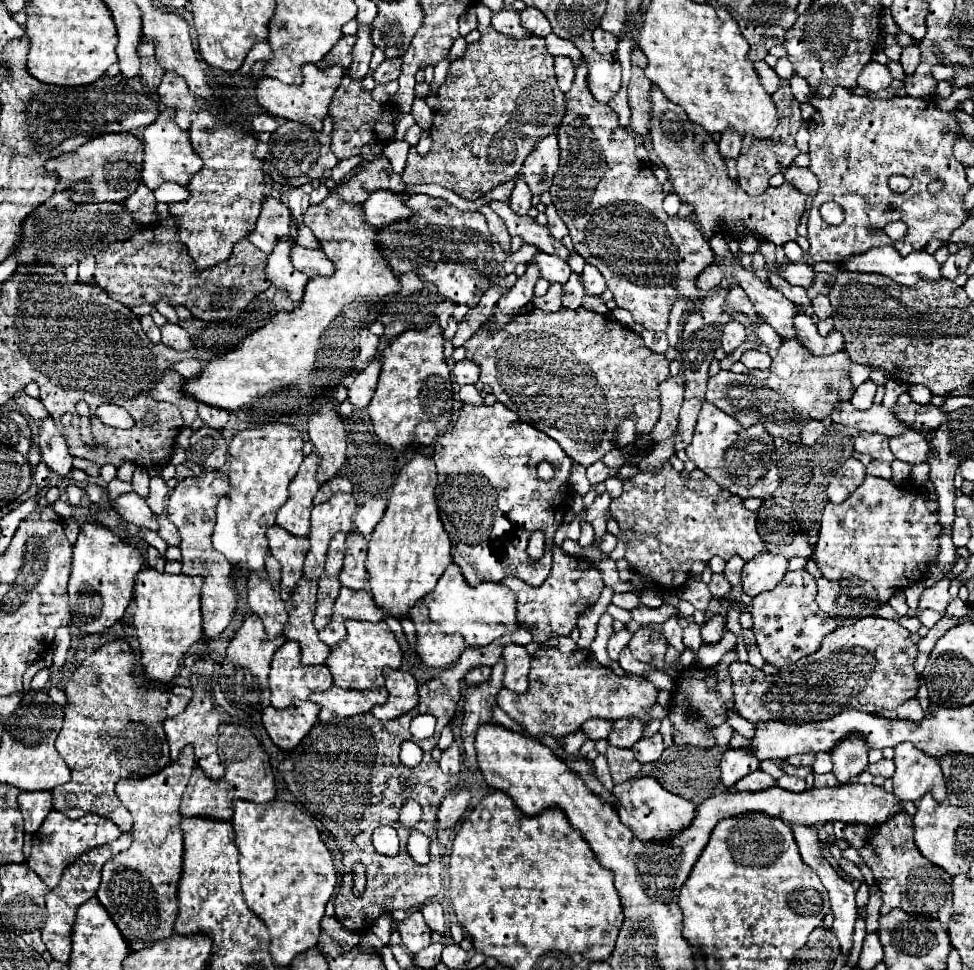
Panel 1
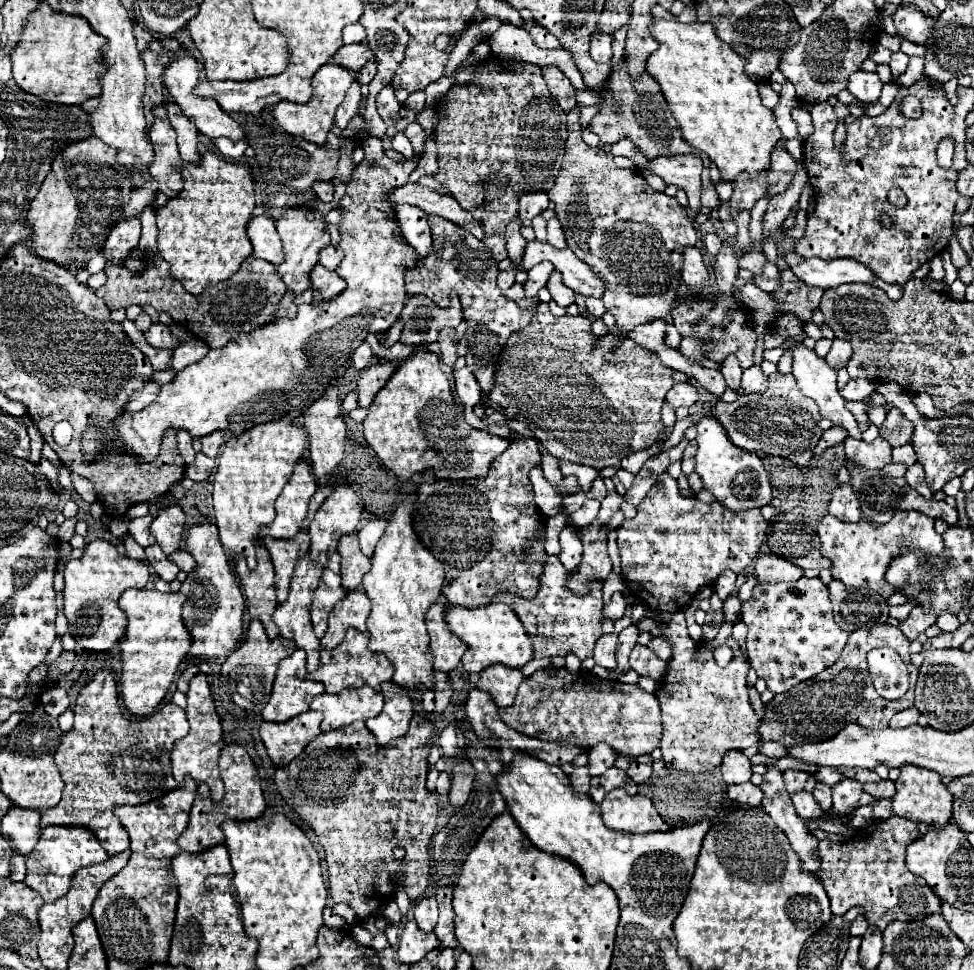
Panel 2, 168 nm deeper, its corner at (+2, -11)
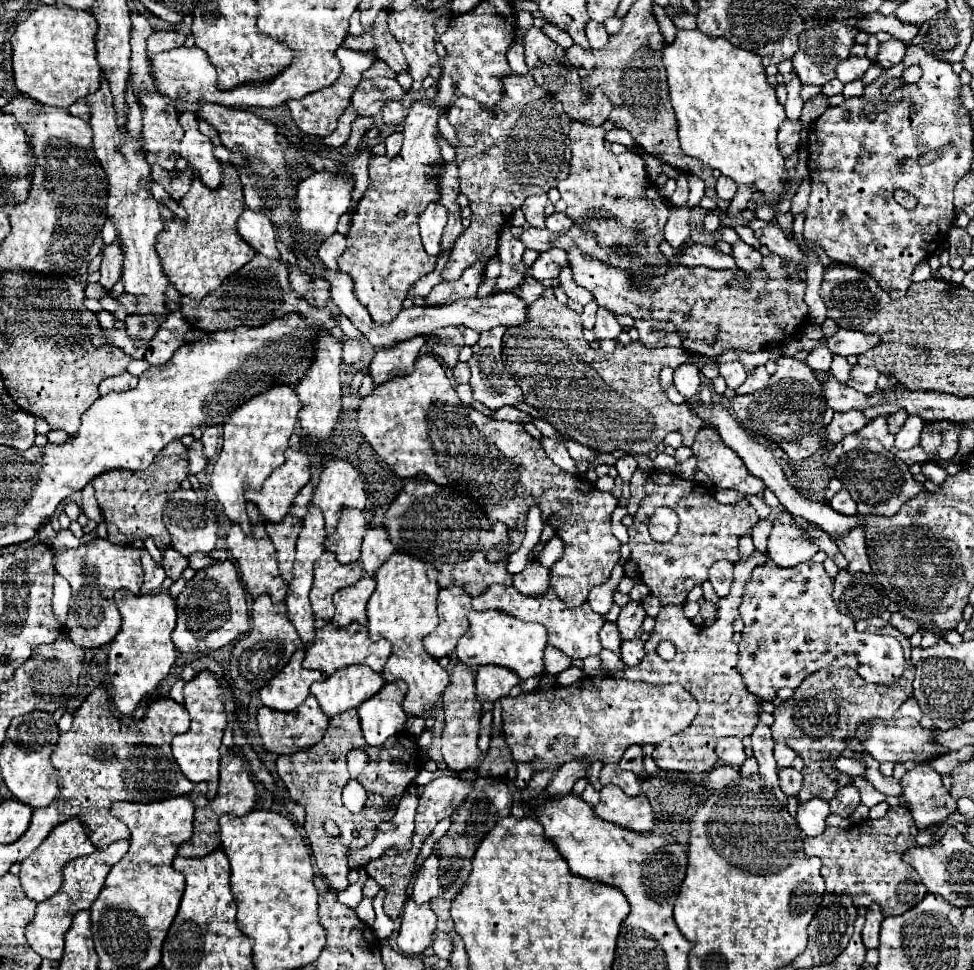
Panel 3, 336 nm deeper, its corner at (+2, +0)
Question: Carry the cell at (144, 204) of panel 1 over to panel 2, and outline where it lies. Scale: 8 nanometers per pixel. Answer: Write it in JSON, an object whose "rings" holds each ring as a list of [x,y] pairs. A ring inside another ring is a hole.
{"rings":[[[140,216],[120,220],[112,228],[112,232],[110,232],[110,236],[108,236],[106,244],[104,244],[106,258],[112,260],[112,262],[124,262],[126,256],[130,254],[130,250],[134,250],[134,246],[138,244],[140,230],[142,230]]]}

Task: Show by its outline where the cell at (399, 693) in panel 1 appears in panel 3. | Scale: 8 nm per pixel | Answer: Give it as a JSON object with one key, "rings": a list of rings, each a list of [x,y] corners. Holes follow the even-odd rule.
{"rings":[[[386,683],[376,695],[358,707],[360,727],[368,745],[382,745],[388,737],[402,731],[406,715],[402,711],[402,701],[406,695],[406,683]]]}

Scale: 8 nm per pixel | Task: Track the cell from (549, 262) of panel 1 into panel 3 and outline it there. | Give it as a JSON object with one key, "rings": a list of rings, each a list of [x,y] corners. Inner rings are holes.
{"rings":[[[564,267],[558,279],[560,279],[560,285],[562,285],[564,293],[566,293],[572,301],[576,301],[576,303],[580,303],[580,305],[586,305],[586,303],[590,303],[590,301],[592,301],[592,295],[590,295],[584,287],[580,287],[580,285],[576,285],[576,283],[574,283],[570,267]]]}

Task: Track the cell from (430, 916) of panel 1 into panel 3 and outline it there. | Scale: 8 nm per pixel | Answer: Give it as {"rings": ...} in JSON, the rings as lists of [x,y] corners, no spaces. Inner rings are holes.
{"rings":[[[432,851],[432,855],[422,863],[422,869],[416,877],[416,885],[412,893],[412,899],[416,903],[430,903],[430,899],[438,895],[438,889],[440,889],[438,865],[440,865],[438,851]]]}

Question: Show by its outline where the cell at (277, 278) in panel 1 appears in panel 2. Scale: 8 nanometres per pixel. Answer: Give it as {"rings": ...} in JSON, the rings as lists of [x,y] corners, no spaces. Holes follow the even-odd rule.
{"rings":[[[294,208],[294,210],[288,210],[286,214],[282,214],[276,222],[278,234],[280,234],[282,244],[284,244],[284,262],[278,266],[278,278],[296,296],[310,288],[308,270],[312,270],[312,266],[318,262],[318,252],[324,246],[330,244],[330,236],[326,232],[324,216],[320,216],[318,212],[314,212],[314,214],[316,214],[316,220],[308,220],[306,218],[306,208]]]}

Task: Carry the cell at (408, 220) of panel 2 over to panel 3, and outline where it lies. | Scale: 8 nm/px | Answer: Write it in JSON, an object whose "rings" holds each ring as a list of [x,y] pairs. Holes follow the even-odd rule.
{"rings":[[[430,203],[428,209],[420,215],[422,245],[424,245],[424,251],[428,255],[438,255],[440,253],[446,219],[448,219],[448,211],[440,203]]]}

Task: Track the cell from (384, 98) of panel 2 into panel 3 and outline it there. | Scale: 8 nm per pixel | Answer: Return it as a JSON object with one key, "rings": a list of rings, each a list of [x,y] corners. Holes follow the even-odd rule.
{"rings":[[[382,107],[382,119],[390,127],[398,127],[406,117],[406,107]]]}

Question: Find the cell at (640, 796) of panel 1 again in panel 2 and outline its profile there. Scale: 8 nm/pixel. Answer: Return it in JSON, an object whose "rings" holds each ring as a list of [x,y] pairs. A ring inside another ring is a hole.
{"rings":[[[612,790],[606,794],[604,802],[600,804],[602,808],[602,820],[610,830],[618,830],[618,832],[632,832],[632,834],[648,834],[648,832],[668,832],[672,826],[660,818],[660,814],[656,812],[654,804],[650,802],[648,796],[642,794],[634,794],[630,796],[626,790]]]}

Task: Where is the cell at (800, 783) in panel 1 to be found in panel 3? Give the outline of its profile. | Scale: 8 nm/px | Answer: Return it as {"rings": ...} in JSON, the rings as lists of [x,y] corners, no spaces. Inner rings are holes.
{"rings":[[[810,799],[804,805],[798,805],[798,813],[796,813],[796,821],[800,825],[800,829],[814,837],[824,833],[826,829],[826,817],[830,815],[830,807],[826,801],[822,799]]]}

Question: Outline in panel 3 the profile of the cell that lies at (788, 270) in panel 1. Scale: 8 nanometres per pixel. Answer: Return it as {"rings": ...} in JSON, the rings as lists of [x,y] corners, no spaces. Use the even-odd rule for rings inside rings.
{"rings":[[[736,241],[736,243],[732,245],[732,253],[730,253],[730,255],[734,257],[736,265],[738,265],[740,269],[748,271],[748,273],[752,273],[752,271],[760,265],[760,259],[762,259],[762,255],[760,255],[754,247],[746,245],[744,241]]]}

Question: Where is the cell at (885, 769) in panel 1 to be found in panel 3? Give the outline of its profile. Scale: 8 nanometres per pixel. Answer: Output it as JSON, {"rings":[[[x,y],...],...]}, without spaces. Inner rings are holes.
{"rings":[[[858,755],[864,763],[866,763],[866,779],[880,791],[880,793],[884,793],[884,795],[902,795],[902,787],[900,787],[900,781],[898,779],[894,779],[894,777],[884,777],[880,771],[878,771],[878,767],[880,767],[880,763],[876,763],[870,755]]]}

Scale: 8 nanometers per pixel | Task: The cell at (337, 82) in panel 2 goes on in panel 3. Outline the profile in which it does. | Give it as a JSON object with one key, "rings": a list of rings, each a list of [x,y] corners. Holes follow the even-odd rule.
{"rings":[[[340,47],[336,51],[336,57],[338,61],[342,63],[342,75],[330,85],[330,87],[324,87],[320,91],[314,91],[310,95],[306,95],[304,99],[296,101],[296,99],[290,99],[288,101],[288,107],[290,107],[290,113],[292,113],[292,119],[296,121],[296,125],[308,133],[308,135],[318,135],[318,137],[328,137],[336,125],[338,125],[338,117],[346,111],[346,107],[350,105],[350,99],[354,95],[354,89],[358,87],[358,83],[362,81],[362,73],[366,69],[370,69],[376,61],[378,61],[378,55],[376,51],[354,51],[354,49],[346,49],[346,47]]]}

